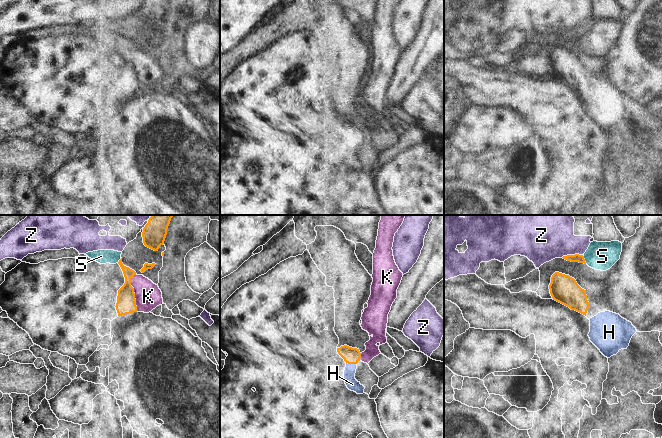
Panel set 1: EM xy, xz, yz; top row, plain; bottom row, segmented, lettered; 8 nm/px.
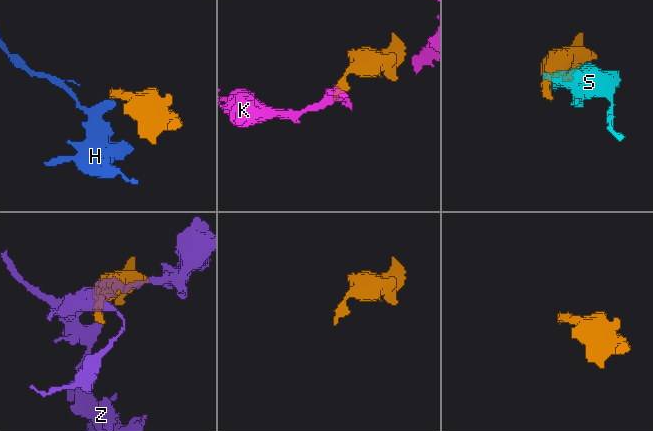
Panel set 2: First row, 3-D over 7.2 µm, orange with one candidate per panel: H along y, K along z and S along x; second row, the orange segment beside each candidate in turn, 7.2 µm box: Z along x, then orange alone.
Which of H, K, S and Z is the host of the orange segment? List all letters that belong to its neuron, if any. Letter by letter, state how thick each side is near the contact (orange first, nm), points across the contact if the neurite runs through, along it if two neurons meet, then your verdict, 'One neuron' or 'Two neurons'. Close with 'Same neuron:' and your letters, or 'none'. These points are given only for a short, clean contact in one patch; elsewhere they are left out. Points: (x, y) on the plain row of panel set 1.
H: Thickness 130 nm (orange) against 100 nm. Path across: xz (350, 131), (351, 139), (352, 160). One neuron
K: Thickness 160 nm (orange) against 220 nm. Two neurons
S: Thickness 60 nm (orange) against 220 nm. Boundary: yz (582, 31), (586, 39). Two neurons
Z: Thickness 60 nm (orange) against 300 nm. Two neurons
Same neuron: H.

